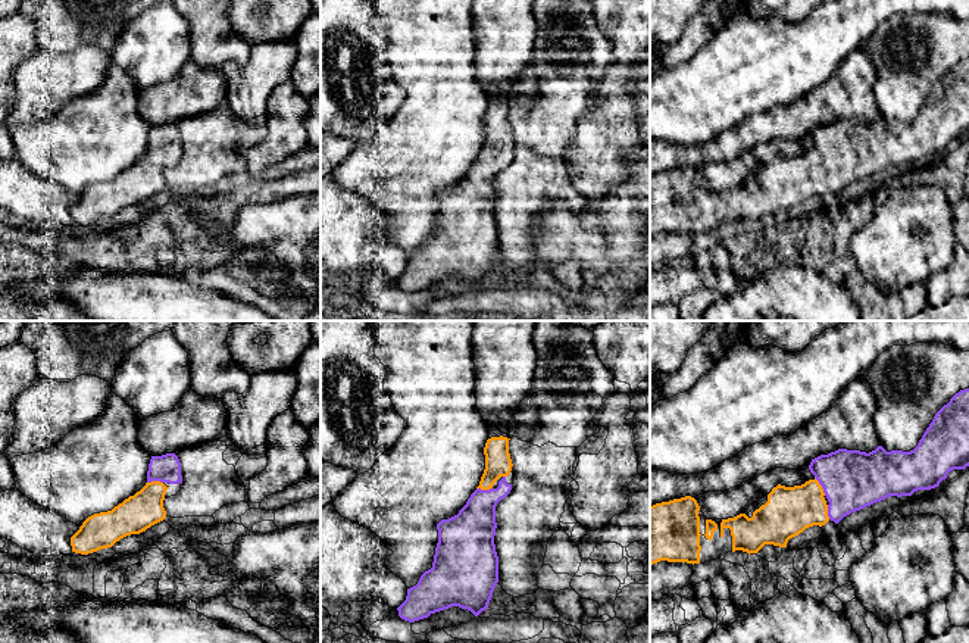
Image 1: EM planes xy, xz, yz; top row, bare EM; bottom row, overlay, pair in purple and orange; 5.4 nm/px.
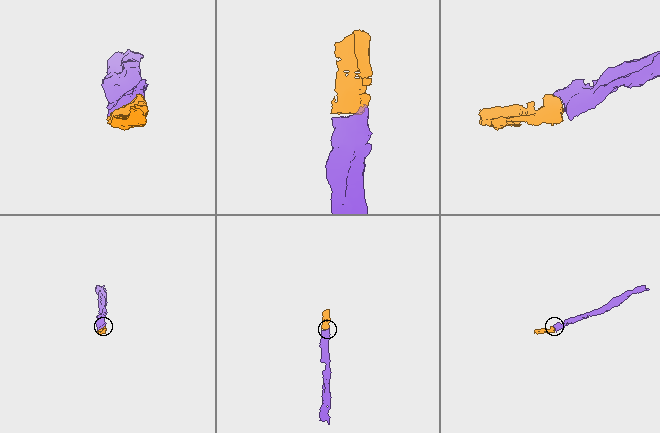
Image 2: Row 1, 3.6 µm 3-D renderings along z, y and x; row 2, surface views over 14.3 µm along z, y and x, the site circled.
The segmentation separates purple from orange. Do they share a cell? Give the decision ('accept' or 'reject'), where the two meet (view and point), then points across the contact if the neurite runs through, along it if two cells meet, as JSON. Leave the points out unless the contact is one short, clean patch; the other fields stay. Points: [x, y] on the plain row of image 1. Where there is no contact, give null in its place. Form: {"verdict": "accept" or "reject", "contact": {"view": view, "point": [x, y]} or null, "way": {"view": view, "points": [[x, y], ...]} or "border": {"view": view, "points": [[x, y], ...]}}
{"verdict": "accept", "contact": {"view": "yz", "point": [821, 155]}, "way": {"view": "yz", "points": [[852, 150], [830, 150], [821, 155], [797, 178], [788, 181]]}}

